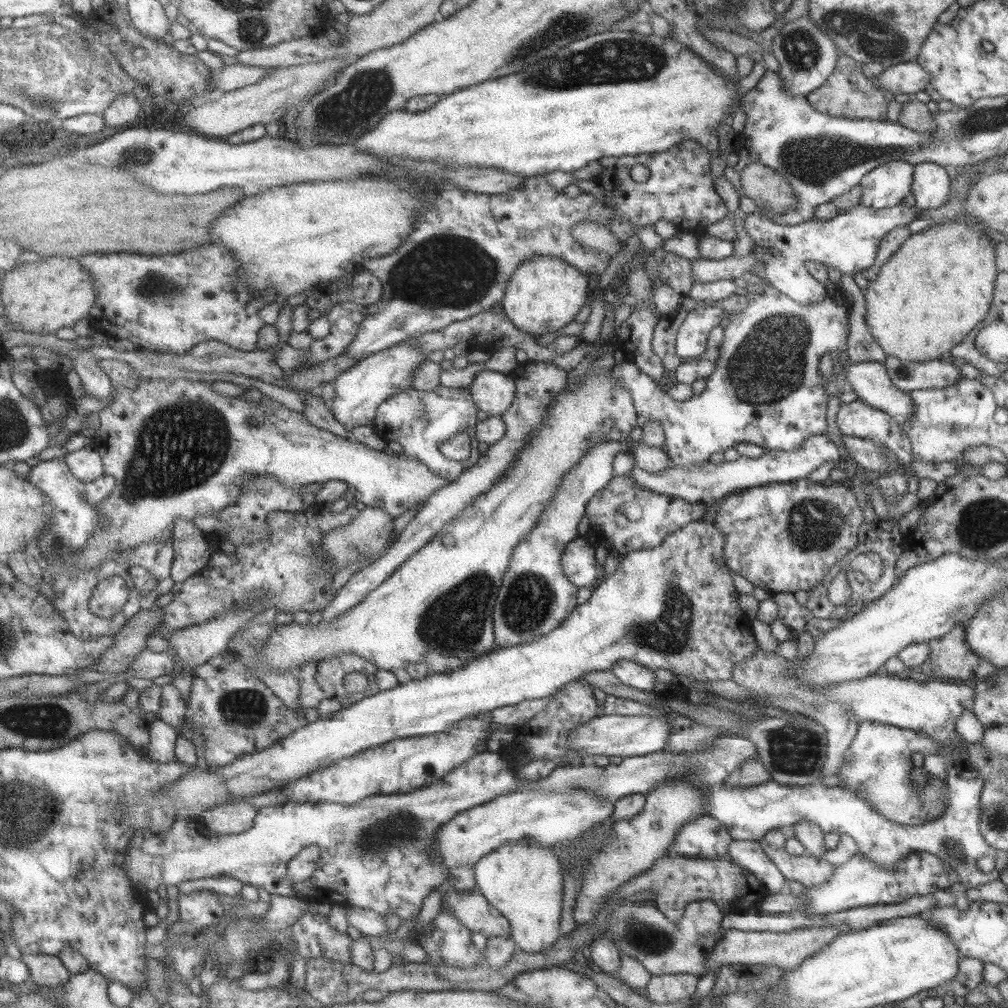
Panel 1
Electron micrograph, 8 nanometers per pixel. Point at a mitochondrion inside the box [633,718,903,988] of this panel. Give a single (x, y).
(796, 750)

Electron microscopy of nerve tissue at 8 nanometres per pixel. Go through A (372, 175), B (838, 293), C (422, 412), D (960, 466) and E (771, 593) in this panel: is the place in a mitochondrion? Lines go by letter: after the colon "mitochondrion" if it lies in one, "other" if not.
A: other
B: other
C: mitochondrion
D: other
E: other

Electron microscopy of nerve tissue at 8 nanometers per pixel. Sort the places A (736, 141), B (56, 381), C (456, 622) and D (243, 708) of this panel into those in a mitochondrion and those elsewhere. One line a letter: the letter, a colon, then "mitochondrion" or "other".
A: other
B: other
C: mitochondrion
D: mitochondrion

